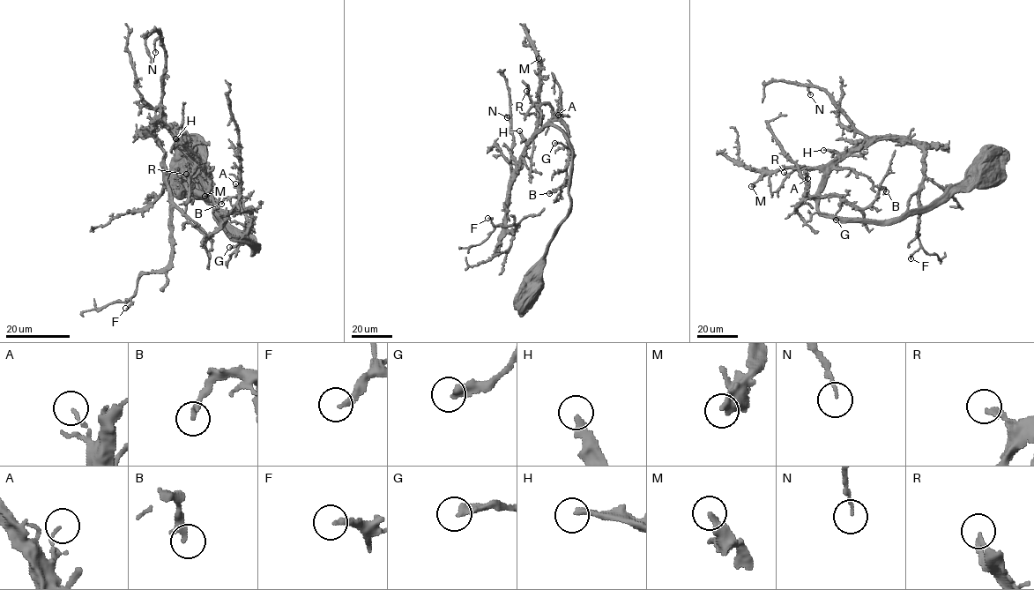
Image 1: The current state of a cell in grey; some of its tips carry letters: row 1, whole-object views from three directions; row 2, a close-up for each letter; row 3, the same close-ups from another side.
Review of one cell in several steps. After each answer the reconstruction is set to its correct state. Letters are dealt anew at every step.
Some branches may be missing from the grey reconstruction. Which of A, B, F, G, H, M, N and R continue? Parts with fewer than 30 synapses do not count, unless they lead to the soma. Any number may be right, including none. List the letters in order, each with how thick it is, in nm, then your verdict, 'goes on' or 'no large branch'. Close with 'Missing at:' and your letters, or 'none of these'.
A: calibre 120 nm; no large branch
B: calibre 280 nm; no large branch
F: calibre 240 nm; no large branch
G: calibre 340 nm; no large branch
H: calibre 280 nm; no large branch
M: calibre 400 nm; goes on
N: calibre 100 nm; no large branch
R: calibre 180 nm; no large branch
Missing at: M

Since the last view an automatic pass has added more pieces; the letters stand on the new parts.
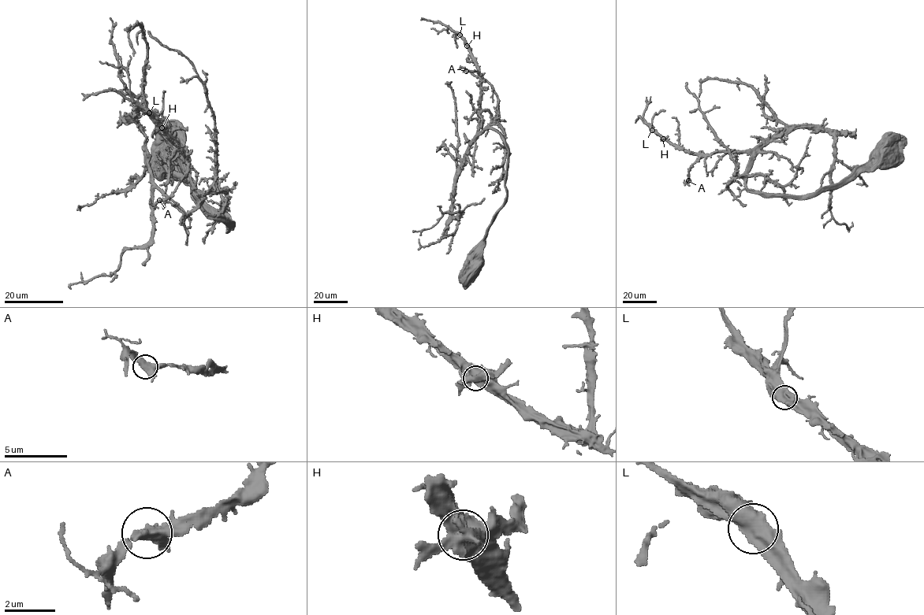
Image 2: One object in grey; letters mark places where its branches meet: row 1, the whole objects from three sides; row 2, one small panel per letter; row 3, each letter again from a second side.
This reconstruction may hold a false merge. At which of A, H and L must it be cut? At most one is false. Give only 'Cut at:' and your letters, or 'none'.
Cut at: none

